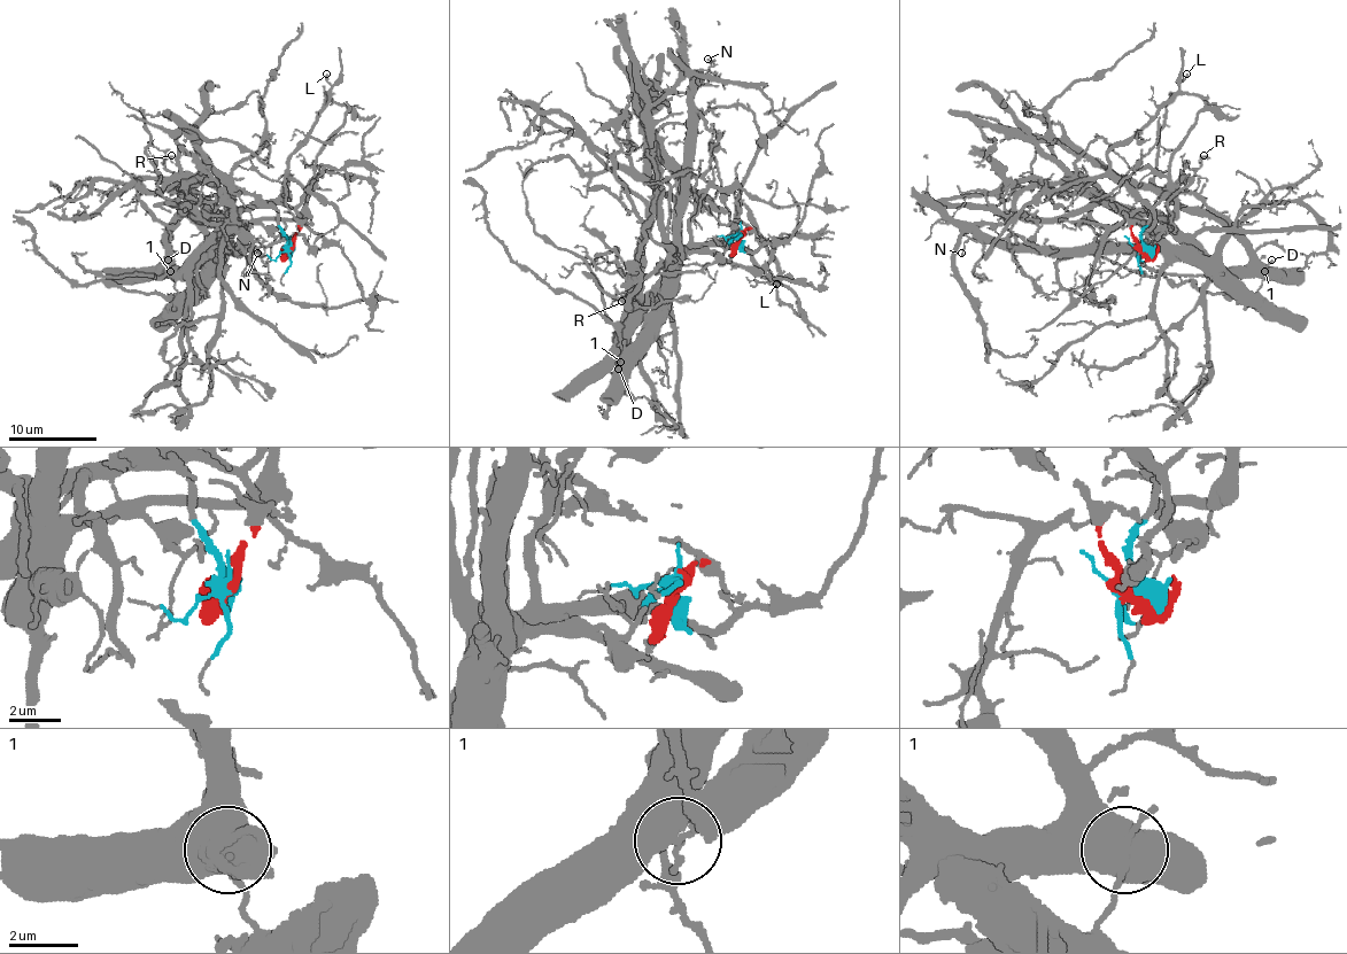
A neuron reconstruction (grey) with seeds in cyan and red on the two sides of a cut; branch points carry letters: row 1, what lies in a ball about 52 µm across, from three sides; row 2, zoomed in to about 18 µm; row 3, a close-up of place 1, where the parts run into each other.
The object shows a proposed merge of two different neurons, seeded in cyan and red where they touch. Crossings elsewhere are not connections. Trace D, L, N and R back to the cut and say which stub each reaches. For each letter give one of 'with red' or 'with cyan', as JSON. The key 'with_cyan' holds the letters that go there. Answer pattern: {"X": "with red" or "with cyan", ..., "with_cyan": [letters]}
{"D": "with red", "L": "with cyan", "N": "with red", "R": "with cyan", "with_cyan": ["L", "R"]}

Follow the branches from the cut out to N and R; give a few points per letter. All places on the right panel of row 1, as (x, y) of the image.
N: (1140, 248), (1153, 250), (1162, 231), (1153, 224), (1147, 243), (1083, 248), (996, 246), (969, 237), (961, 253)
R: (1140, 248), (1150, 206), (1220, 265), (1248, 262), (1226, 229), (1174, 198), (1205, 155)

